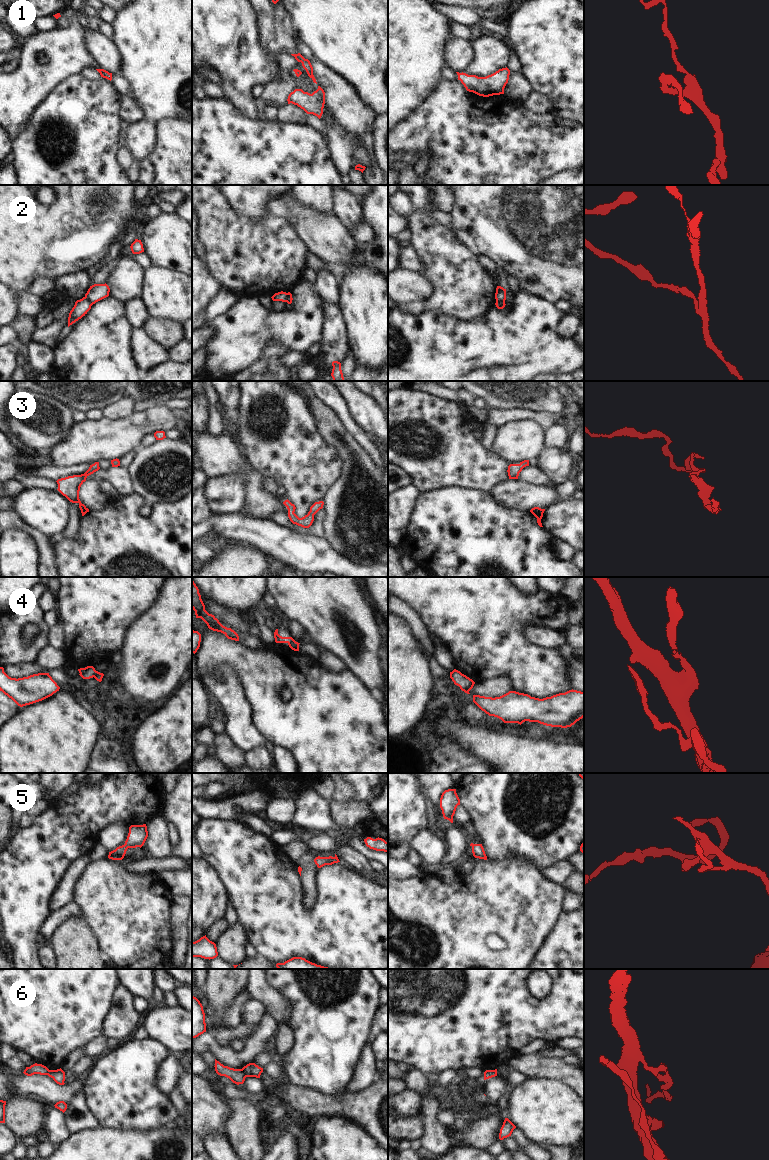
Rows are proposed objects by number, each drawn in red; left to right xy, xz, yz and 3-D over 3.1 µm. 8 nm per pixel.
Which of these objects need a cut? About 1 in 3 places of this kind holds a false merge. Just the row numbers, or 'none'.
2, 4, 6

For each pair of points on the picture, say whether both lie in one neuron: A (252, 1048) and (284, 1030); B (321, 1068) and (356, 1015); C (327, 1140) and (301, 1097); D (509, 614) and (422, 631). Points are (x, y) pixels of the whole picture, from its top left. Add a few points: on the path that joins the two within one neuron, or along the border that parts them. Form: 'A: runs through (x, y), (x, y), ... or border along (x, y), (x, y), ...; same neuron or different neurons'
A: border along (277, 1022), (275, 1030); different neurons
B: runs through (325, 1055), (327, 1050), (349, 1028); same neuron
C: border along (342, 1114), (323, 1114), (319, 1117); different neurons
D: border along (414, 610), (431, 634); different neurons

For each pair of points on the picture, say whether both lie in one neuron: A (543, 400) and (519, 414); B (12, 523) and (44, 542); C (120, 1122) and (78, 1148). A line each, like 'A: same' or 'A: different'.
A: different
B: same
C: different

